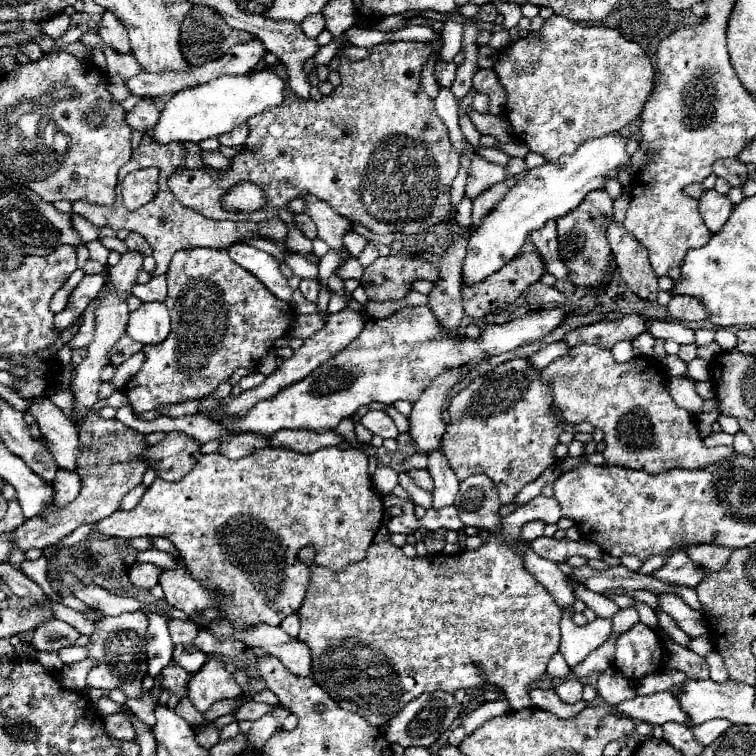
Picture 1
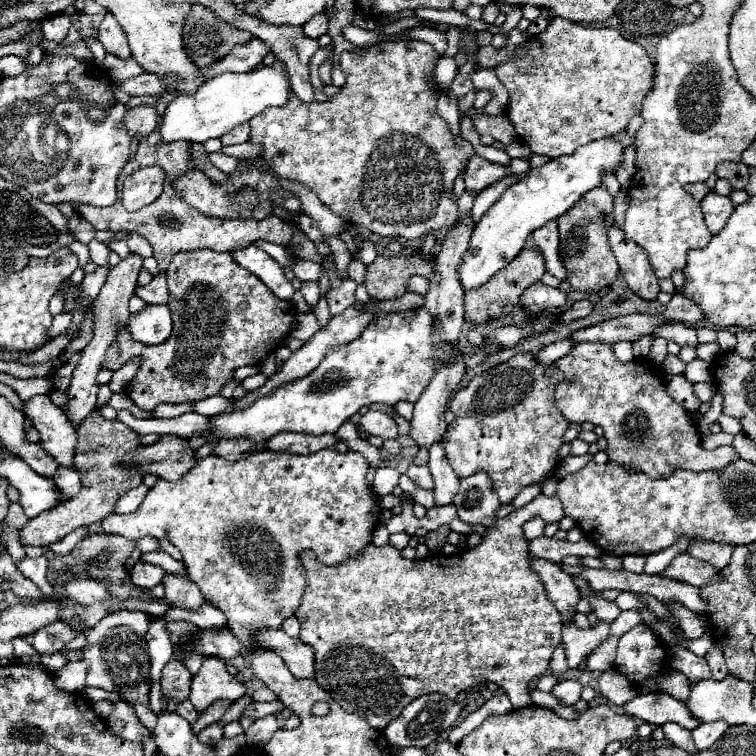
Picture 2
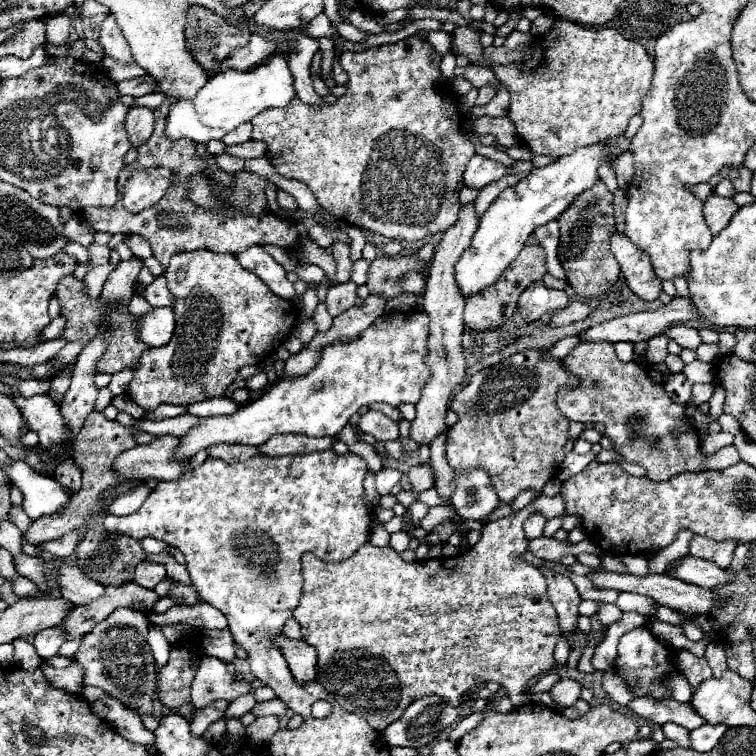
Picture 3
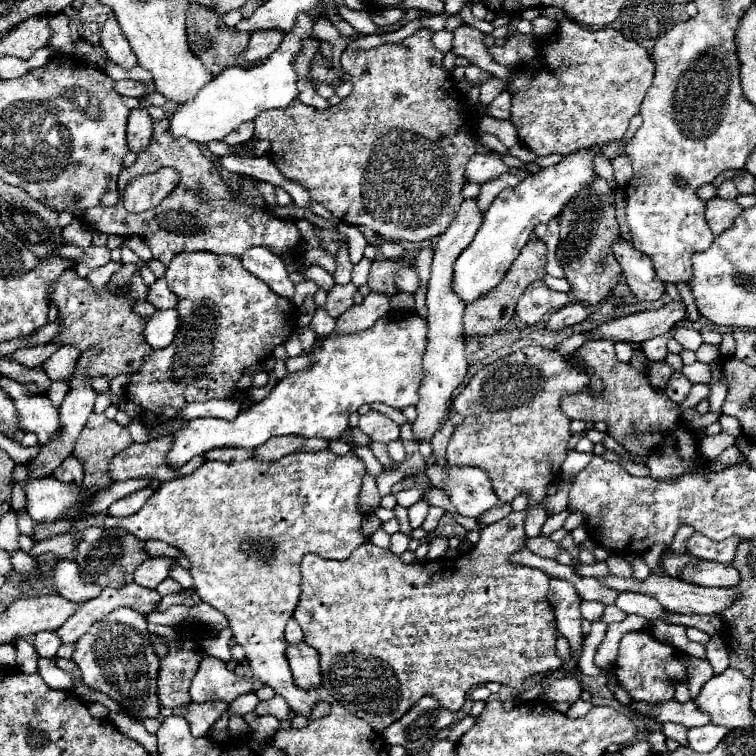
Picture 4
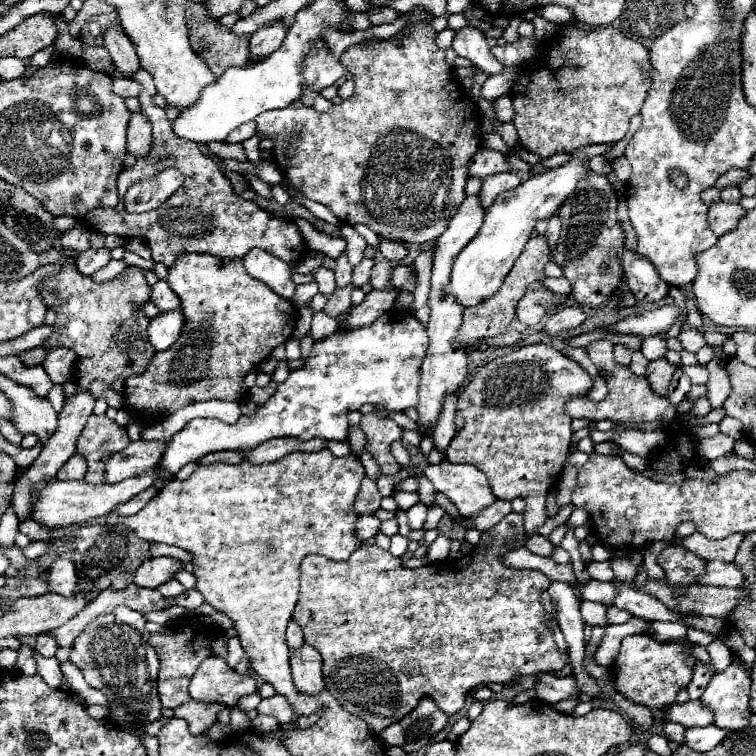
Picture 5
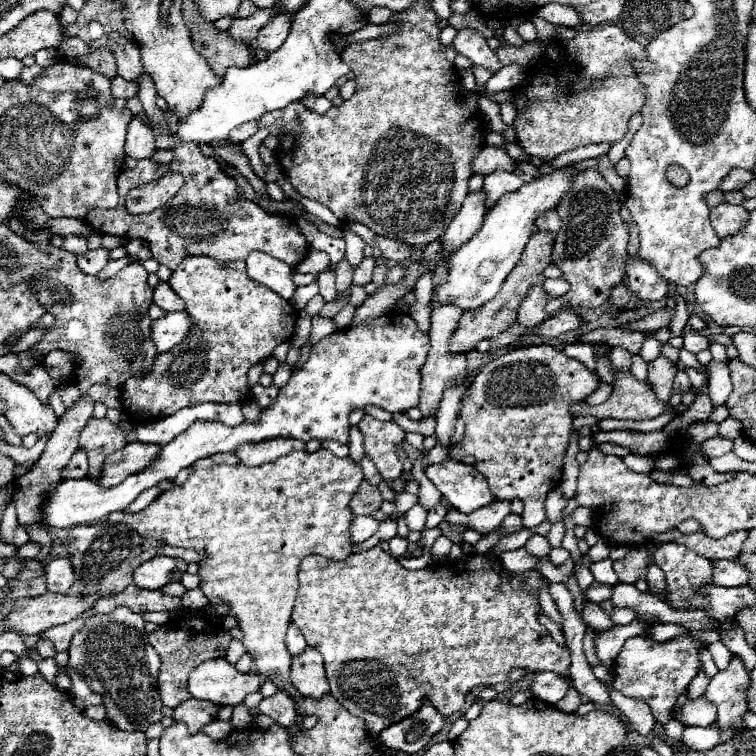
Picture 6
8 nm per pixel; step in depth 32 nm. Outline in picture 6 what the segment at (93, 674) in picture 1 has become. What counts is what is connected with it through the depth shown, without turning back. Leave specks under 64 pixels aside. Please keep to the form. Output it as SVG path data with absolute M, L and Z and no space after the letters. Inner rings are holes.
M118 606L110 614L96 614L96 616L86 618L84 626L74 634L70 642L68 656L70 656L70 666L84 676L92 692L104 696L104 708L108 712L110 724L126 732L136 732L136 730L144 732L154 722L162 720L162 700L160 700L158 686L156 686L160 660L158 660L156 650L148 642L148 632L144 630L142 614L136 614L124 606Z

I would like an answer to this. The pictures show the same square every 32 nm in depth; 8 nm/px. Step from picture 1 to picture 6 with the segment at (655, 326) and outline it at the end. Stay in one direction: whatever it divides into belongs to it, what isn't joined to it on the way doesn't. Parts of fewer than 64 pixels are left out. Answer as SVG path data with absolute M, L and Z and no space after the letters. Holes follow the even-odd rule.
M684 332L684 348L692 354L698 354L706 348L710 348L710 340L706 336L702 336L700 332Z

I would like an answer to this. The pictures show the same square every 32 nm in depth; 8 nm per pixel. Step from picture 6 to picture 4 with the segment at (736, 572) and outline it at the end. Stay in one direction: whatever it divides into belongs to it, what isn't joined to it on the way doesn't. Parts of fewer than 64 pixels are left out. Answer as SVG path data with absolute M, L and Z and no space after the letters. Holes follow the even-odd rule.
M702 560L696 572L684 572L684 576L692 576L690 582L698 586L736 586L740 582L740 572L732 564L724 566L708 560Z

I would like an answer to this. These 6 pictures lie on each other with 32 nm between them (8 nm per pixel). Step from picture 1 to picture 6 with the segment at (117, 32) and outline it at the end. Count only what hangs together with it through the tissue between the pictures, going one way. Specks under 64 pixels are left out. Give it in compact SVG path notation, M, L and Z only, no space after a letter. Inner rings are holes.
M112 34L112 54L118 64L118 76L122 76L124 80L136 84L140 76L146 72L142 66L138 46L128 40L122 40L118 34Z

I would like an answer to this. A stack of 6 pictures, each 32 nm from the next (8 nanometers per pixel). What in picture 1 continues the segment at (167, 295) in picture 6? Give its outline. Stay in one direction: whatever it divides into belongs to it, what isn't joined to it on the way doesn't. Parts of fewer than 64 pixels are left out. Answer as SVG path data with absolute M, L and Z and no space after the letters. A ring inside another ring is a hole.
M152 276L148 284L134 284L132 294L144 302L164 302L166 300L166 276Z

